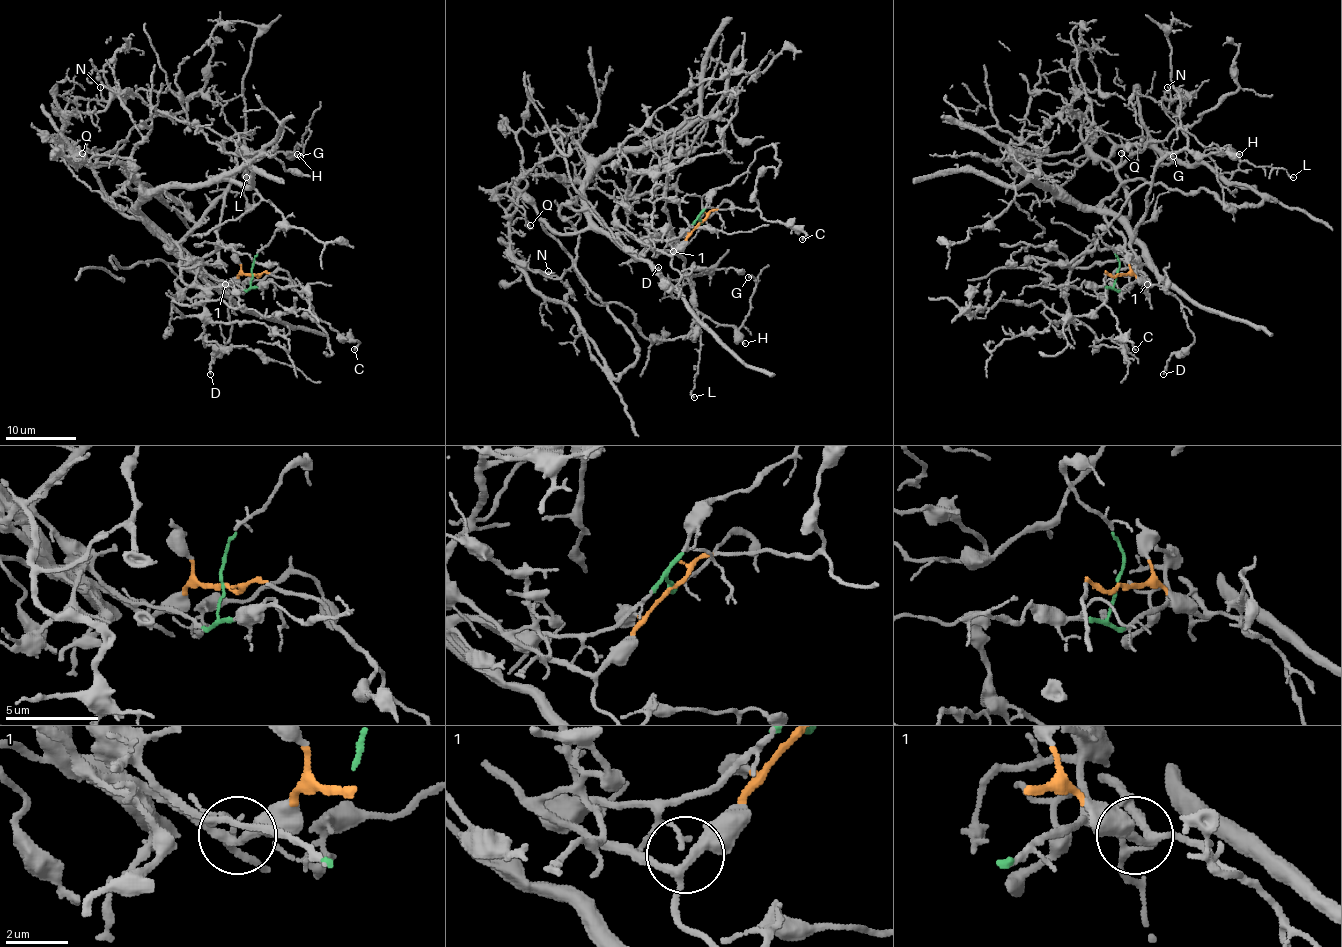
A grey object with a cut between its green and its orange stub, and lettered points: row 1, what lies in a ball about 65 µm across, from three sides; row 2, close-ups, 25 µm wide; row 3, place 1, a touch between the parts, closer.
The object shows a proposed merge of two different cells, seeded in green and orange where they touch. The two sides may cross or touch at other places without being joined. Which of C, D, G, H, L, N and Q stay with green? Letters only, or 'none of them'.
G, H, L

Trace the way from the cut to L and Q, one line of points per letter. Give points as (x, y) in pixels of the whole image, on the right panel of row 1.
L: (1117, 274), (1116, 289), (1135, 281), (1133, 228), (1146, 210), (1154, 166), (1167, 156), (1234, 152), (1294, 177)
Q: (1117, 274), (1149, 286), (1102, 207), (1132, 178), (1274, 198), (1146, 145), (1117, 147), (1107, 170), (1121, 152)

